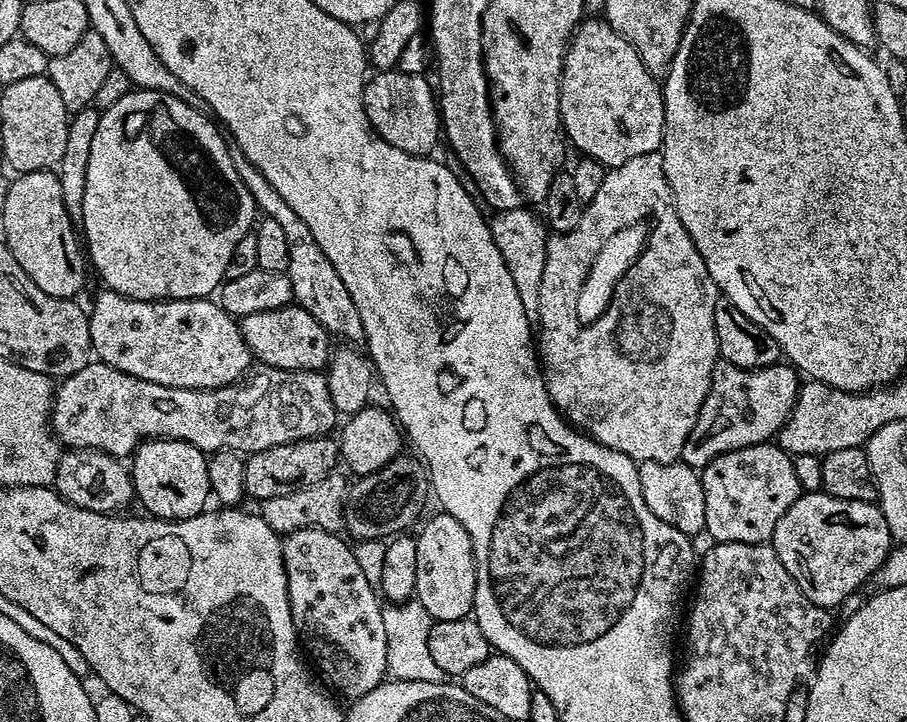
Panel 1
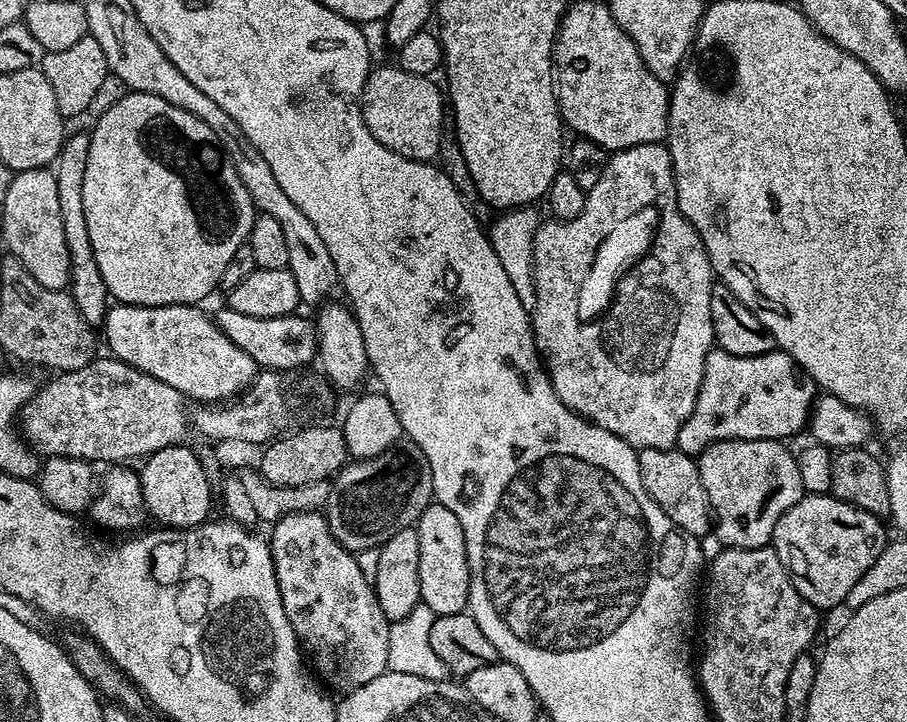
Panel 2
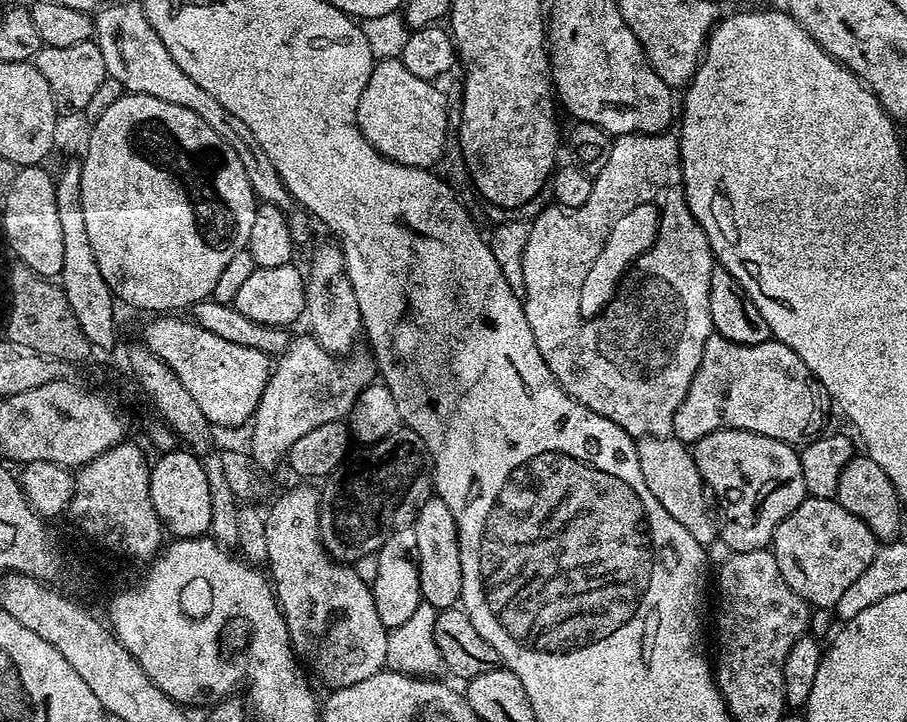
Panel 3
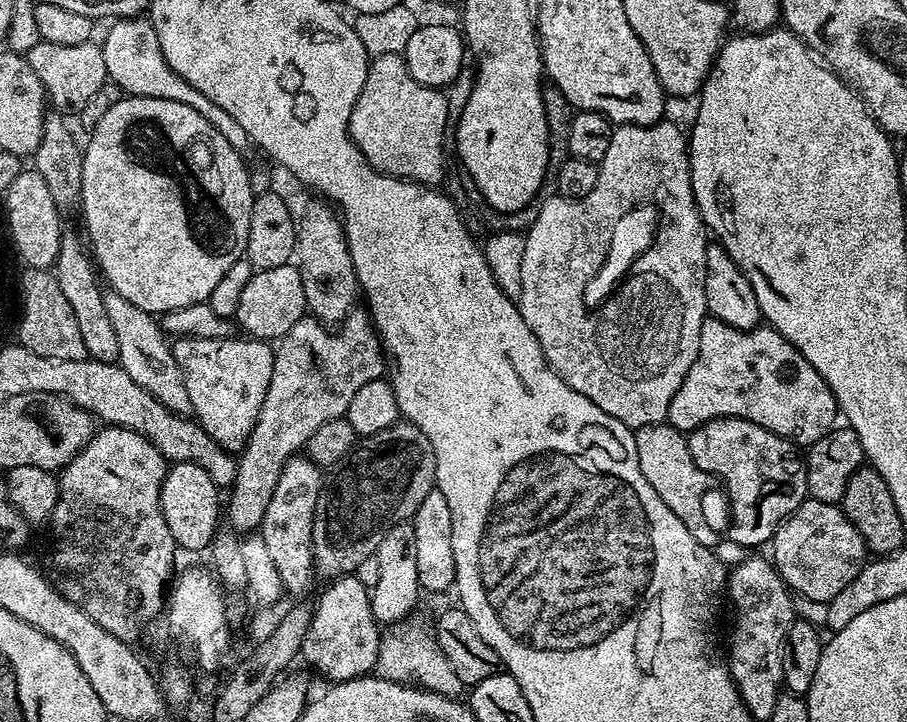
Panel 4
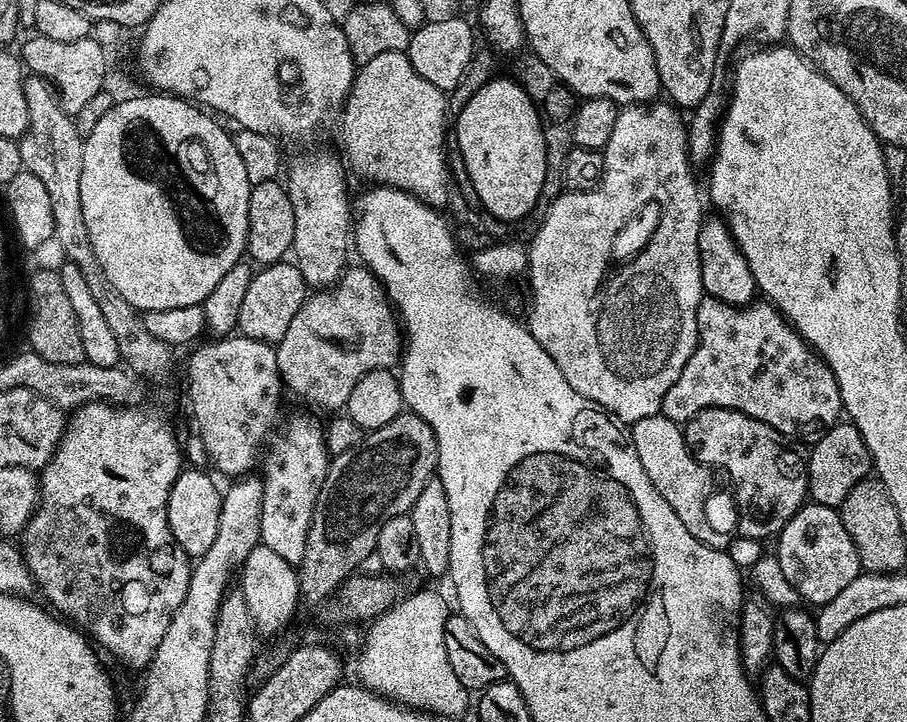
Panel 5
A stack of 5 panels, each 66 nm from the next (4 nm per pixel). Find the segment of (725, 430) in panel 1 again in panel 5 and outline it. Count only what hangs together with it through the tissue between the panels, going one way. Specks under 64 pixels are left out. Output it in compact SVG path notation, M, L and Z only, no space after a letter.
M711 298L701 300L698 306L696 349L694 354L690 354L690 362L682 366L678 382L666 390L660 415L683 426L707 408L729 408L770 426L781 437L801 436L807 442L815 441L816 437L841 419L840 391L834 374L773 304L759 303L737 306Z

